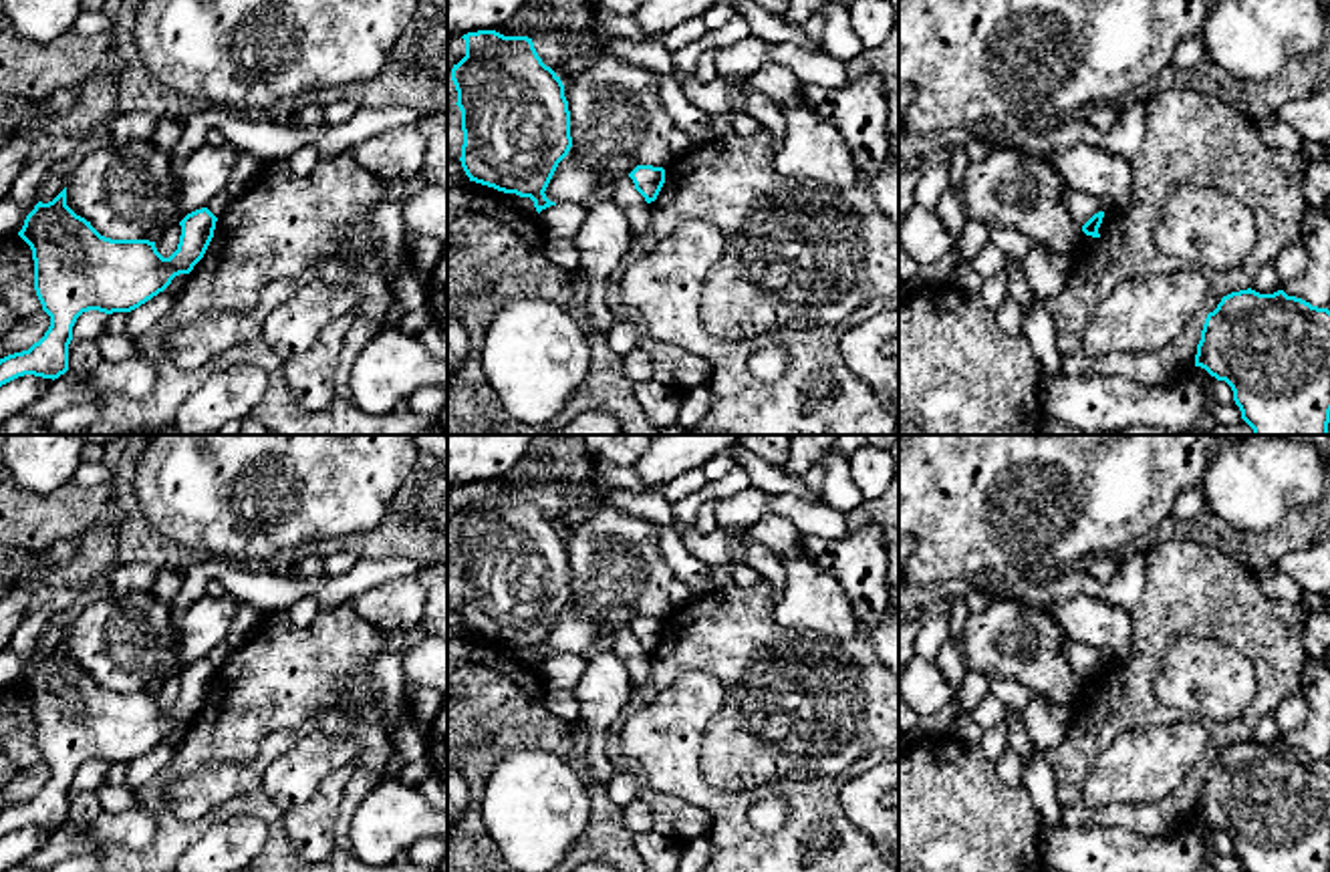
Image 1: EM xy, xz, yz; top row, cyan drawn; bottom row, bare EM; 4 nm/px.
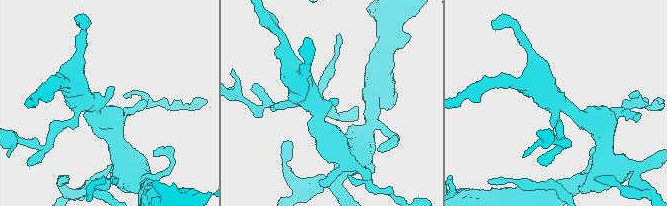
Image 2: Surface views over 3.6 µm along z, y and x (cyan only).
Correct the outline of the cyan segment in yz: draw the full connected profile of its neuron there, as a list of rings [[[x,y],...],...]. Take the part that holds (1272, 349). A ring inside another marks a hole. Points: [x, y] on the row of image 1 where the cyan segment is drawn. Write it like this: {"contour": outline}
{"contour": [[[1284,290],[1231,292],[1205,318],[1195,367],[1231,387],[1253,435],[1328,435],[1328,308]]]}

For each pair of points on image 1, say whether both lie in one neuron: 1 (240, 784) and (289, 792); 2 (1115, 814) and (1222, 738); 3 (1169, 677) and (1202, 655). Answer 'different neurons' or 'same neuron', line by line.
1: different neurons
2: same neuron
3: same neuron

